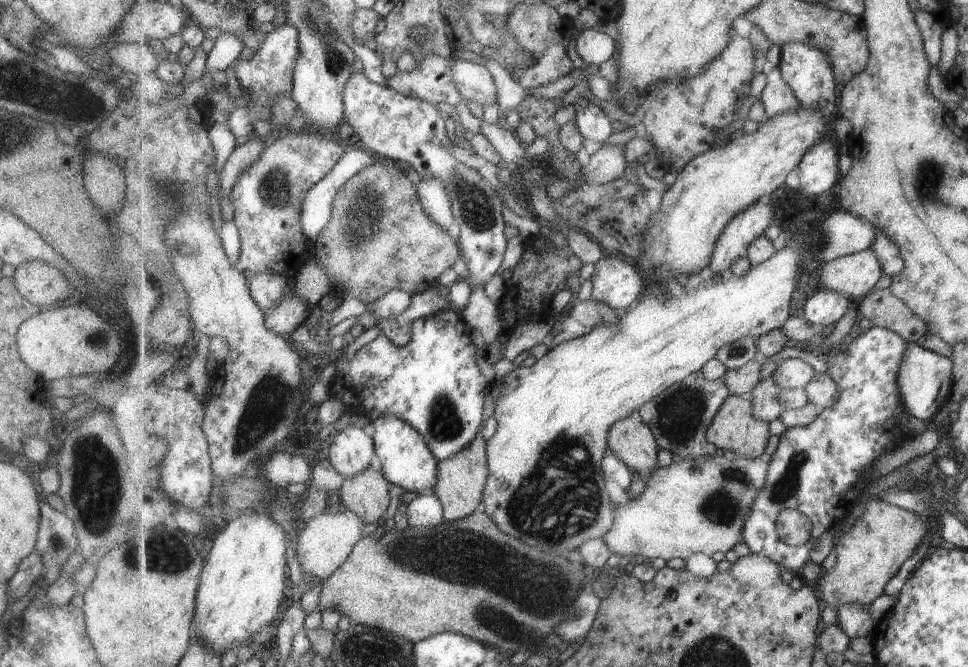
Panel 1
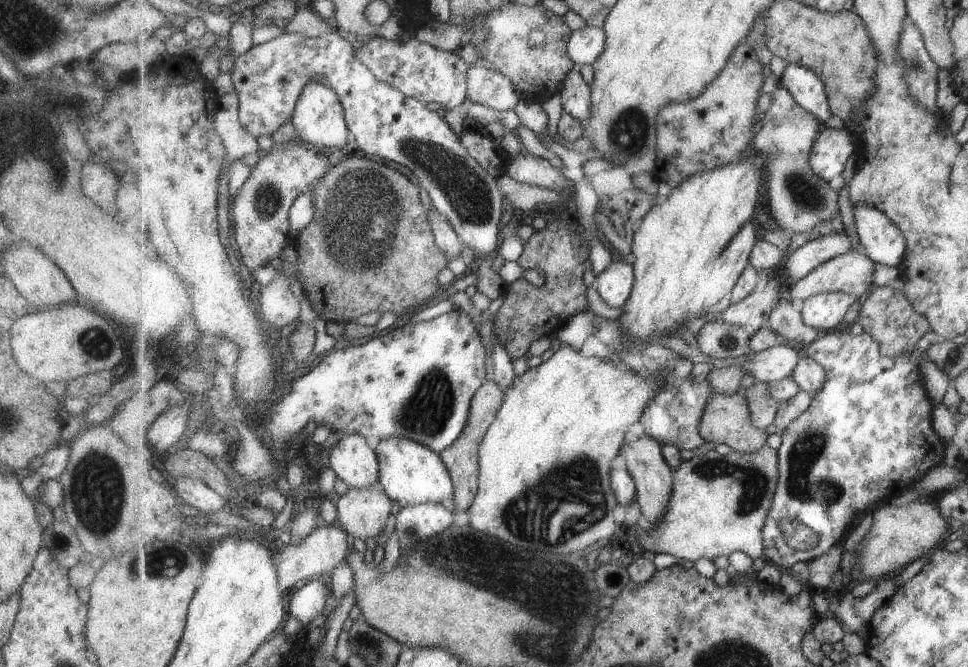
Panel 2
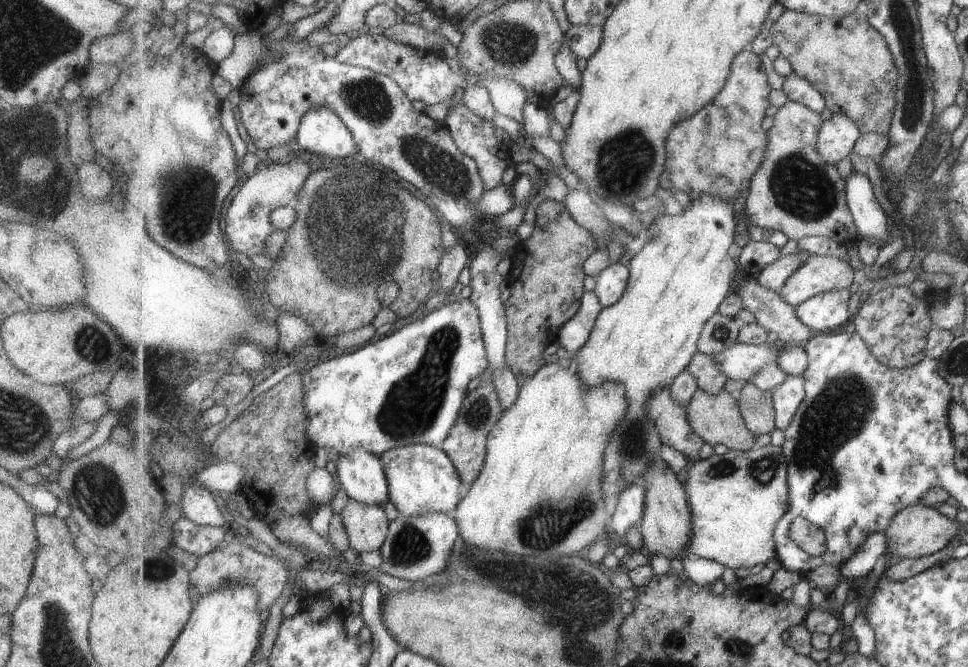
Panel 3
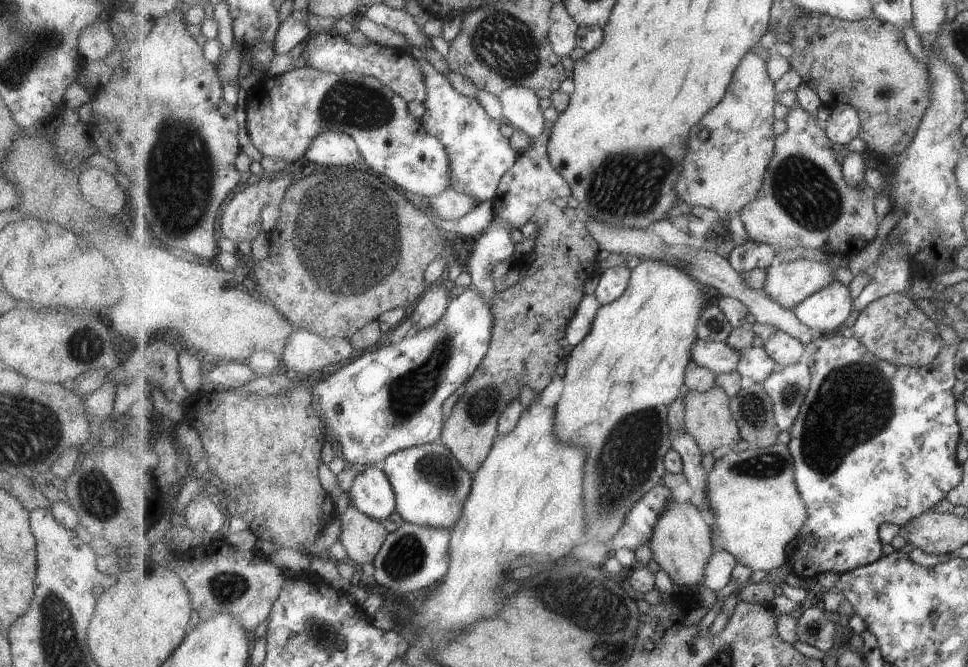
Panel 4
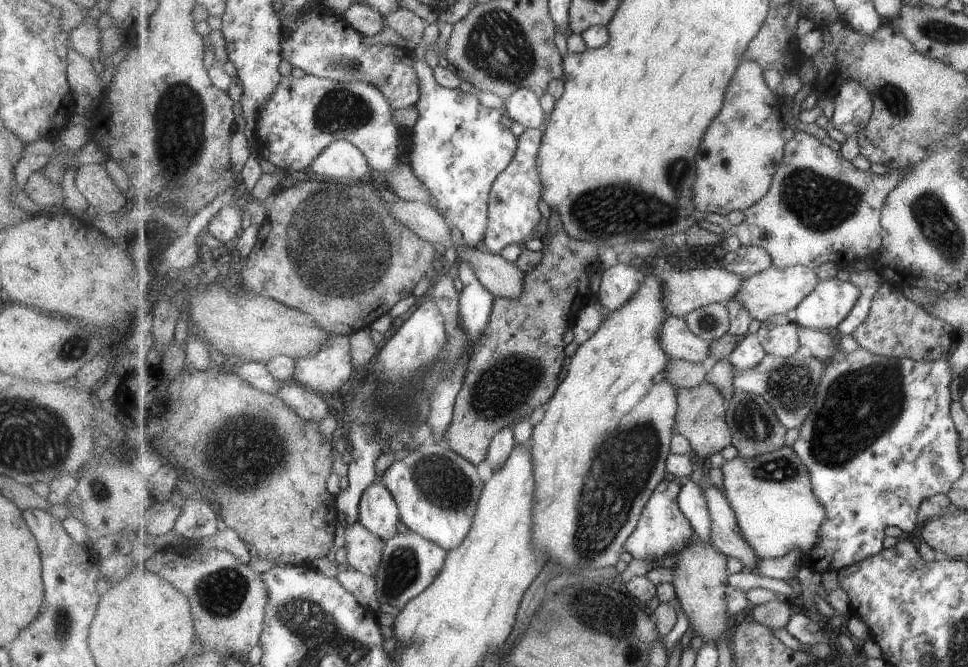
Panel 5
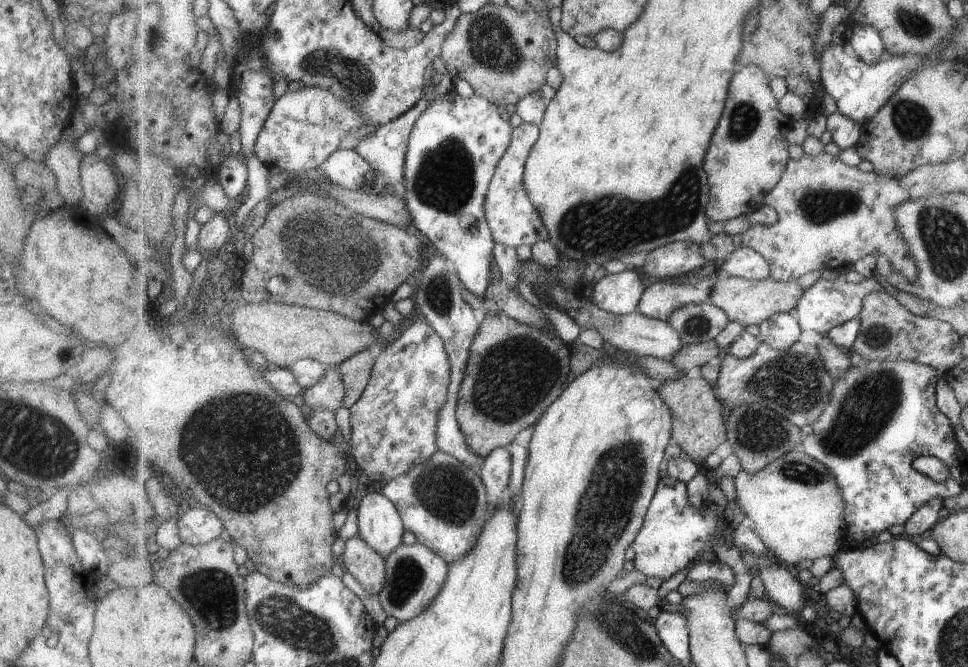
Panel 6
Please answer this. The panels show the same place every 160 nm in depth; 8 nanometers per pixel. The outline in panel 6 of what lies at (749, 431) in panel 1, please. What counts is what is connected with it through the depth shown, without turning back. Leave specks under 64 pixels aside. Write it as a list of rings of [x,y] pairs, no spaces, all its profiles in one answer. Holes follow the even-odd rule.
[[[688,374],[679,380],[661,383],[657,390],[663,396],[665,404],[669,404],[675,416],[672,439],[682,449],[682,455],[697,462],[706,462],[723,442],[728,441],[728,429],[726,418],[724,418],[727,412],[721,400],[716,396],[714,387],[704,377],[698,376],[692,379]]]

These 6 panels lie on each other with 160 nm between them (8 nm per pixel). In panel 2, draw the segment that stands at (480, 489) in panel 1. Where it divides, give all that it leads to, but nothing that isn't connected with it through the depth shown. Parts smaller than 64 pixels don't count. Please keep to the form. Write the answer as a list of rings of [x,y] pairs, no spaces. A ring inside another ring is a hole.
[[[487,381],[483,384],[473,397],[470,415],[464,431],[461,432],[455,443],[440,452],[449,472],[452,474],[456,488],[453,511],[464,510],[467,512],[473,500],[476,499],[477,491],[480,487],[480,444],[503,406],[504,393],[502,388],[495,382]]]

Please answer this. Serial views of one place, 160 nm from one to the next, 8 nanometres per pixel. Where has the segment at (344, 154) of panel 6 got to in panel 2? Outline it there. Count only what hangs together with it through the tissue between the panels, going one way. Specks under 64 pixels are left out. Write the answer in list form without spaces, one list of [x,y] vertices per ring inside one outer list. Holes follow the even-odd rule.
[[[310,81],[300,96],[300,102],[296,106],[296,114],[292,118],[296,138],[321,146],[339,146],[343,148],[352,138],[346,114],[340,96],[323,83]]]

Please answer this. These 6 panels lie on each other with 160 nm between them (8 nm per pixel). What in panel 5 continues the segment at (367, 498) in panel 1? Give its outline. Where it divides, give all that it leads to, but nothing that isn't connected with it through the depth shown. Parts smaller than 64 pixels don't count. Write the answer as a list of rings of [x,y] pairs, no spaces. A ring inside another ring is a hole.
[[[360,520],[353,526],[347,526],[345,534],[348,567],[376,578],[384,559],[386,542],[373,534]]]

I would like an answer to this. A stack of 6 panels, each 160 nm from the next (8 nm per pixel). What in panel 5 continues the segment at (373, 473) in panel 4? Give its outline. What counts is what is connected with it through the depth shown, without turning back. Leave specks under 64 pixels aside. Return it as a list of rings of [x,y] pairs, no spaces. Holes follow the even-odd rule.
[[[382,482],[372,484],[364,492],[360,502],[360,521],[385,542],[398,535],[402,522],[400,508],[396,497]]]

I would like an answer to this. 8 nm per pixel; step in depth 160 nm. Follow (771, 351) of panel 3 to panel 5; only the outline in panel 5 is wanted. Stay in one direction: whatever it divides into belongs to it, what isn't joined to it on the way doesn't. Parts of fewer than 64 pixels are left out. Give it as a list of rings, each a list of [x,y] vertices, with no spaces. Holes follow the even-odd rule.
[[[669,317],[664,322],[660,344],[671,359],[703,363],[711,357],[711,343],[695,336],[682,317]]]

